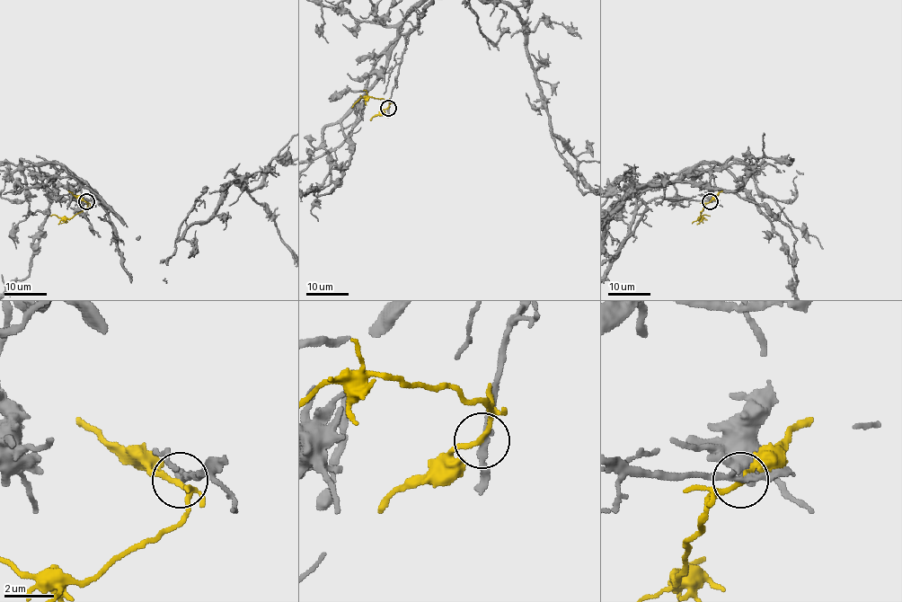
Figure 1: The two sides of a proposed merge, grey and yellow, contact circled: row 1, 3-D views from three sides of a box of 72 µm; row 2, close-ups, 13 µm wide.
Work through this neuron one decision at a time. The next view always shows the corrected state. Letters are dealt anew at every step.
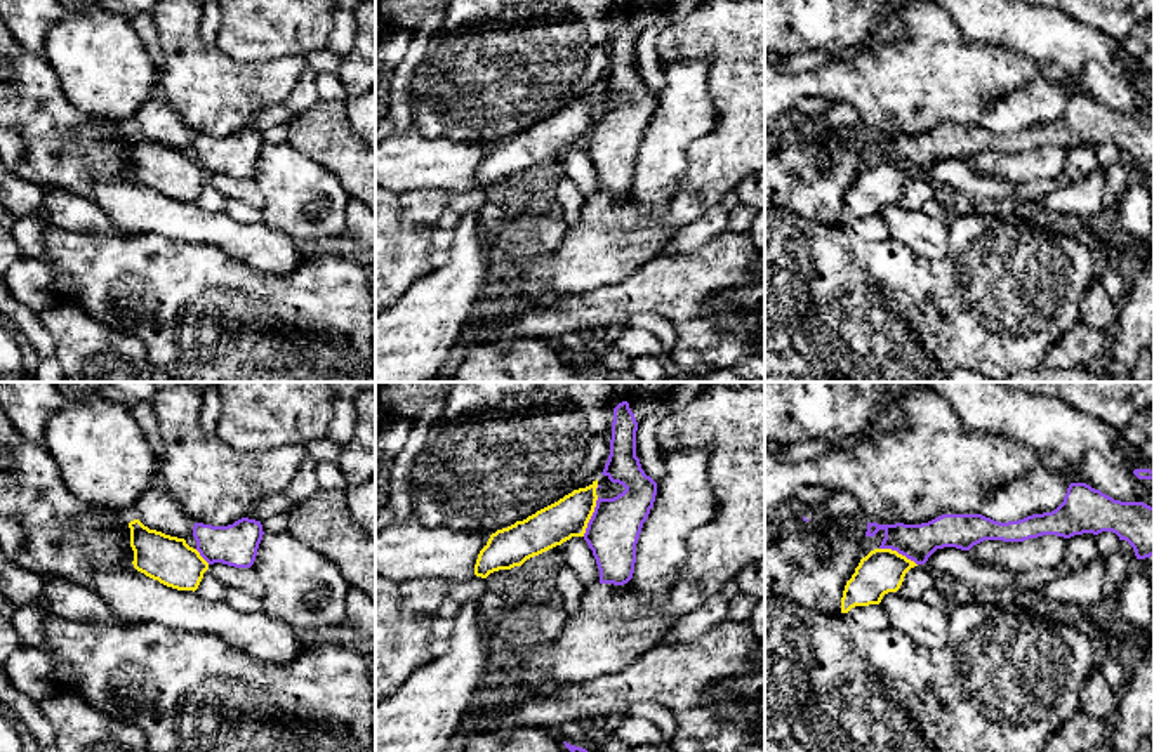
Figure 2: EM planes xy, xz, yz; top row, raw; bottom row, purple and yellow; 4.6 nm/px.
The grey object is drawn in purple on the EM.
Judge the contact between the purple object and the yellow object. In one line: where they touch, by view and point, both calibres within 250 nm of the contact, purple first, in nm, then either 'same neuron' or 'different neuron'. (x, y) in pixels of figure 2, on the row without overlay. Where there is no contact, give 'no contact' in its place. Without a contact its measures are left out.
xz (591, 127) | 240/190 nm | different neuron

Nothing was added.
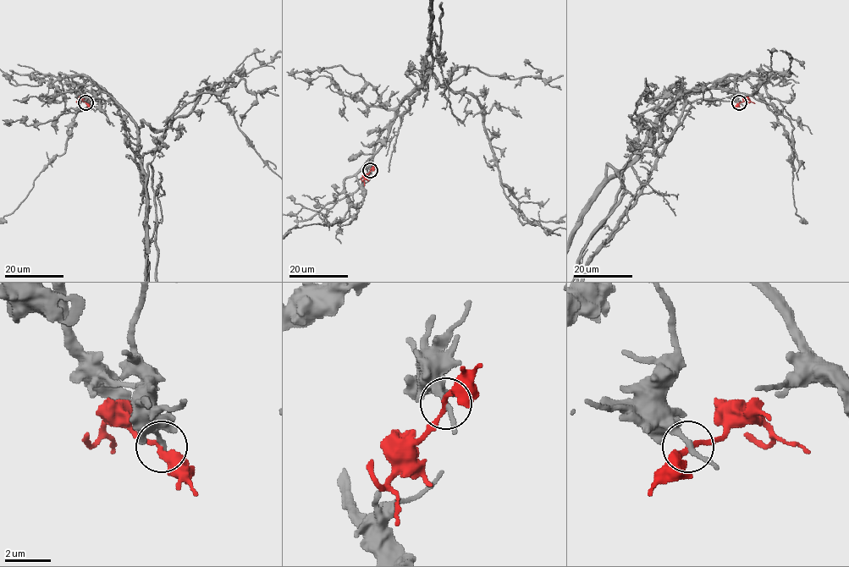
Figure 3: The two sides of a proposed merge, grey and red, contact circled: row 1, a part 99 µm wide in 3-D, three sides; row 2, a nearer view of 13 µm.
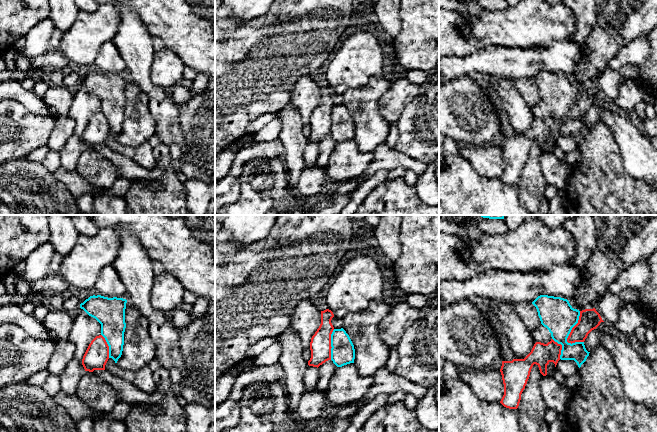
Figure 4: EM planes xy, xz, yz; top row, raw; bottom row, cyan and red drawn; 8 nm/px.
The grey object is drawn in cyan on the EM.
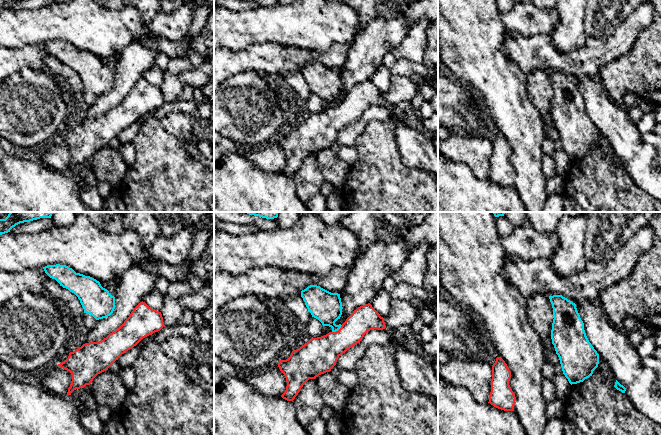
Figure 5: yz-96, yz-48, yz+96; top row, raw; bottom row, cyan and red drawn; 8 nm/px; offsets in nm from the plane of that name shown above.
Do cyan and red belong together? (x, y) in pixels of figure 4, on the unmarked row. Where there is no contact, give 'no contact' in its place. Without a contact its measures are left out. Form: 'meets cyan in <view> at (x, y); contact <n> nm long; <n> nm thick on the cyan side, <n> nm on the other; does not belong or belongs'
meets cyan in yz at (572, 103); contact 280 nm long; 280 nm thick on the cyan side, 170 nm on the other; does not belong

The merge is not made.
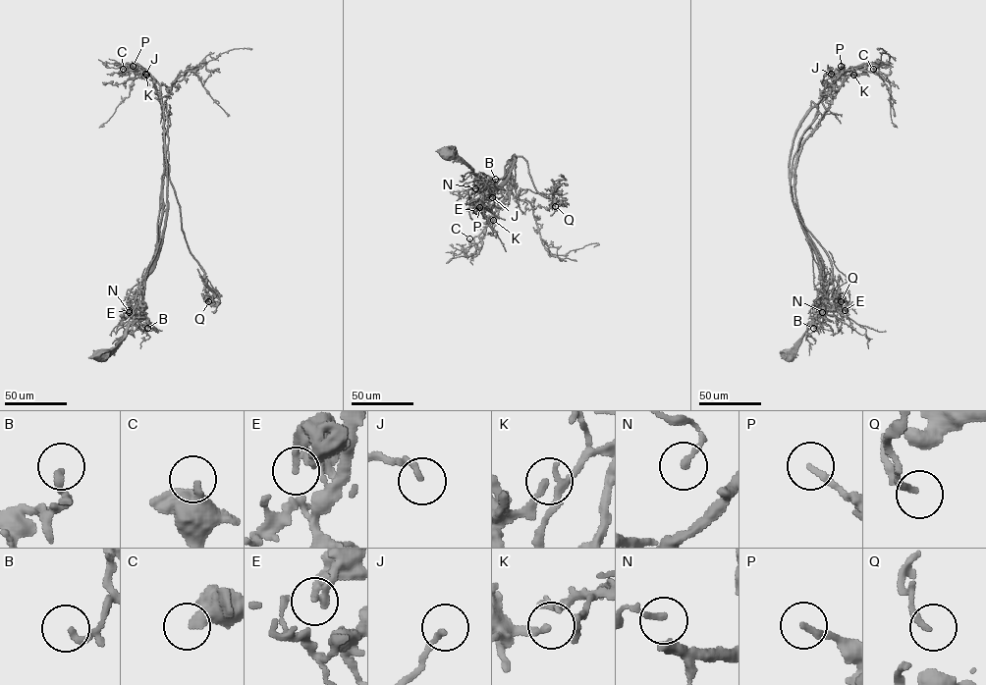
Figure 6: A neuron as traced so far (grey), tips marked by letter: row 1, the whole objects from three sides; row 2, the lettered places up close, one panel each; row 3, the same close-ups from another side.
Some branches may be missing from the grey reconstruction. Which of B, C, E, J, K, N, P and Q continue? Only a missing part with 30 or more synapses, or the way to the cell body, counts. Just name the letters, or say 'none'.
none

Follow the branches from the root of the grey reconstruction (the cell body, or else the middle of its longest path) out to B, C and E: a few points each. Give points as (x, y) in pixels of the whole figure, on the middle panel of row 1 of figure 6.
B: (448, 153), (457, 154), (483, 179), (495, 179)
C: (448, 153), (490, 190), (512, 161), (512, 189), (490, 223), (469, 238)
E: (448, 153), (457, 154), (489, 187), (488, 191), (480, 195), (476, 211)

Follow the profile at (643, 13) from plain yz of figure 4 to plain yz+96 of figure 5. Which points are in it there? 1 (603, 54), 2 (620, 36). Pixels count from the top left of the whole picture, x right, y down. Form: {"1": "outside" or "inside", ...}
{"1": "inside", "2": "inside"}

